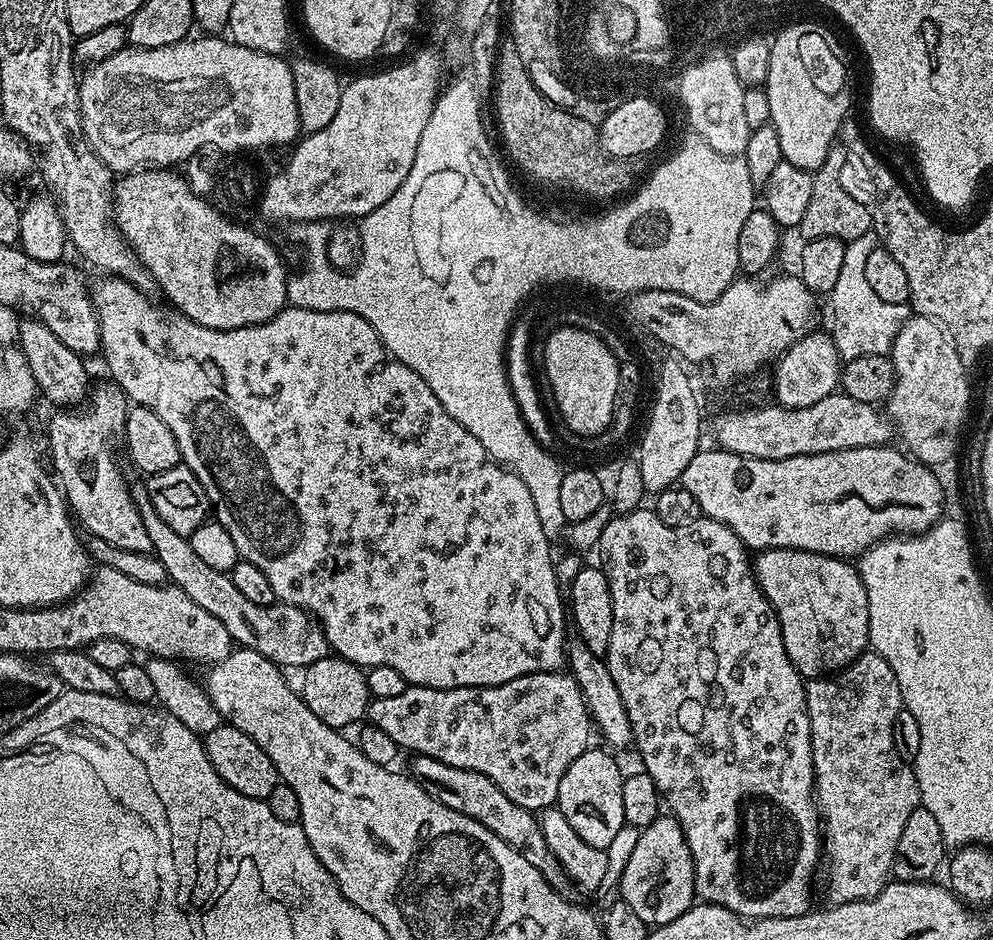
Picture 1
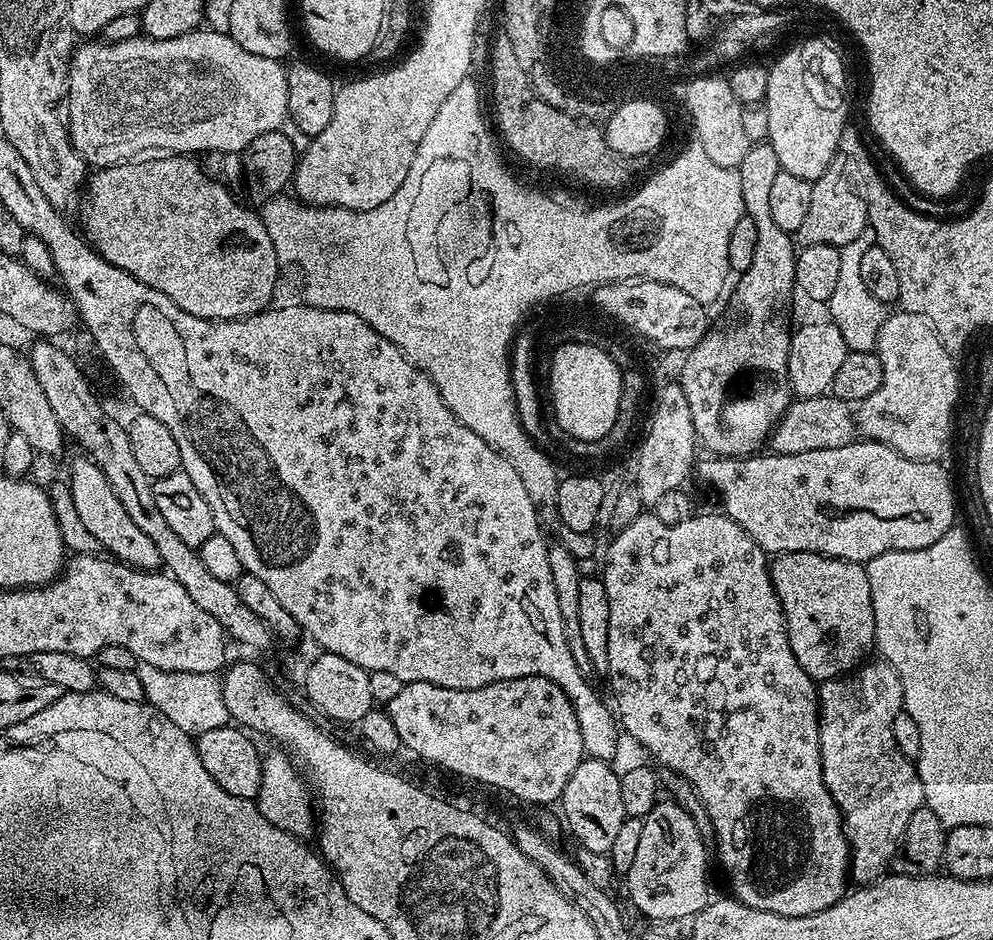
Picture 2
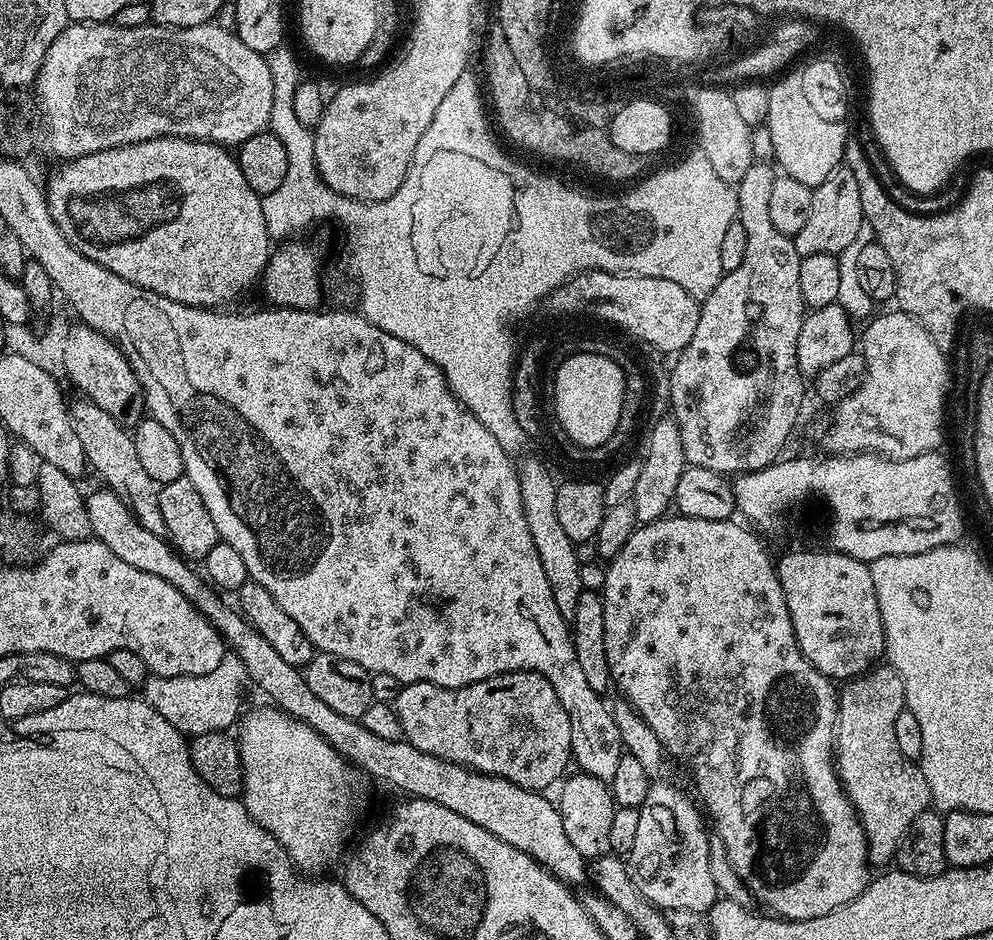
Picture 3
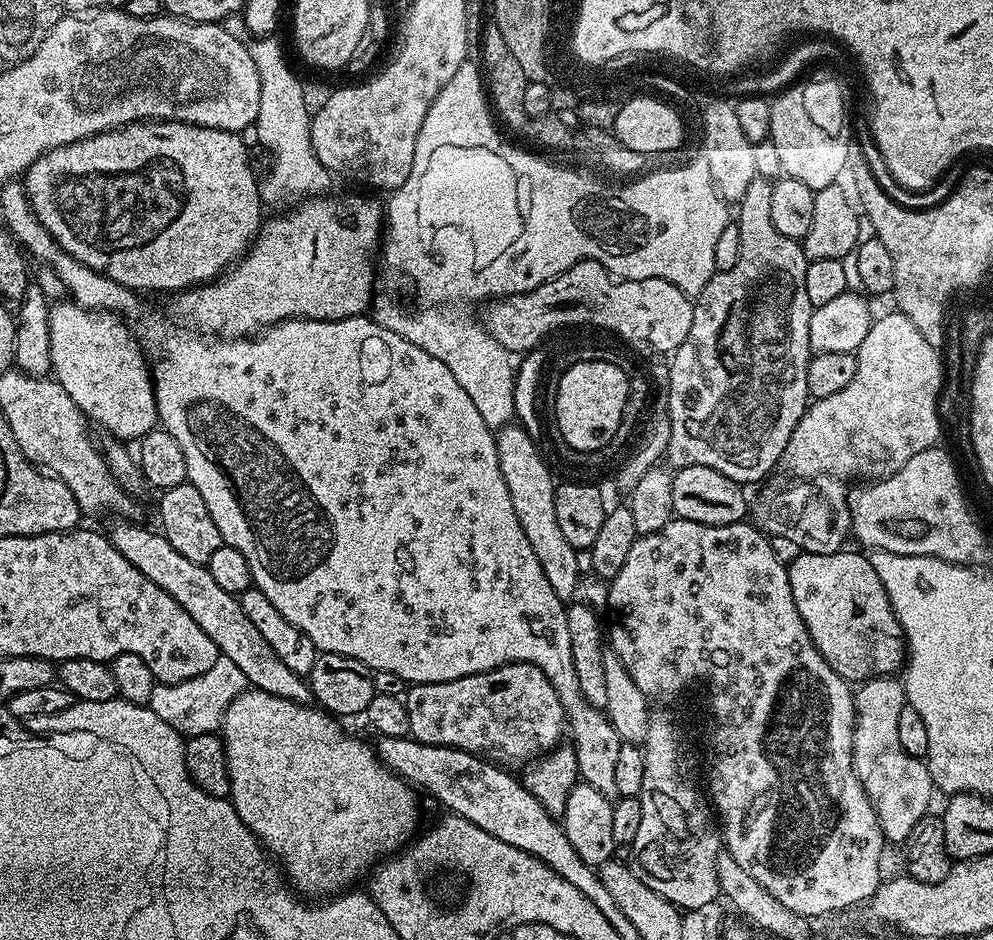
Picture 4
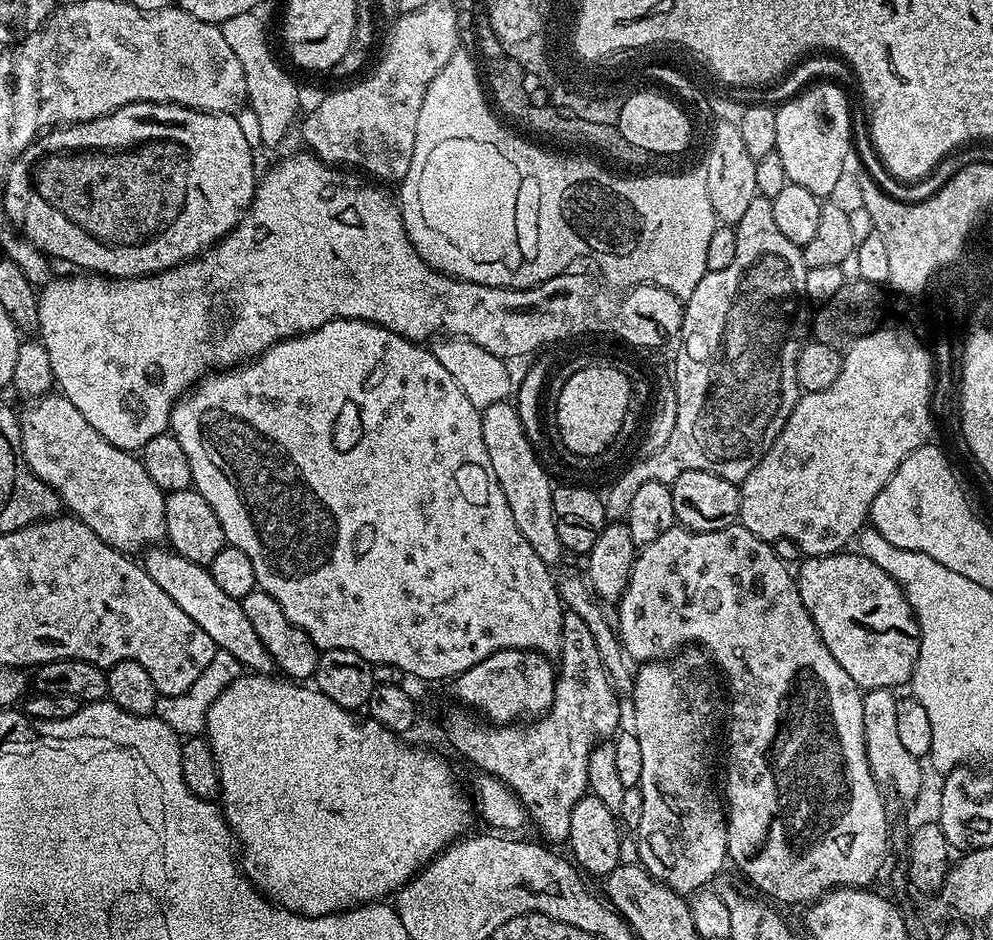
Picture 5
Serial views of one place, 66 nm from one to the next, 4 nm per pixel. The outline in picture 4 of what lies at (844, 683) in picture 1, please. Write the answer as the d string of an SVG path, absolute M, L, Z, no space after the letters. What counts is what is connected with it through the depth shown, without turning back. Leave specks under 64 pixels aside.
M895 675L873 676L855 689L854 699L856 725L852 731L852 769L854 774L858 774L858 782L862 782L862 790L866 790L866 798L870 798L870 806L874 806L874 814L878 818L880 829L884 831L885 841L889 845L900 846L921 818L929 815L931 808L928 807L932 804L932 792L934 793L927 763L919 756L906 754L902 741L898 738L898 718L906 707L904 686Z

